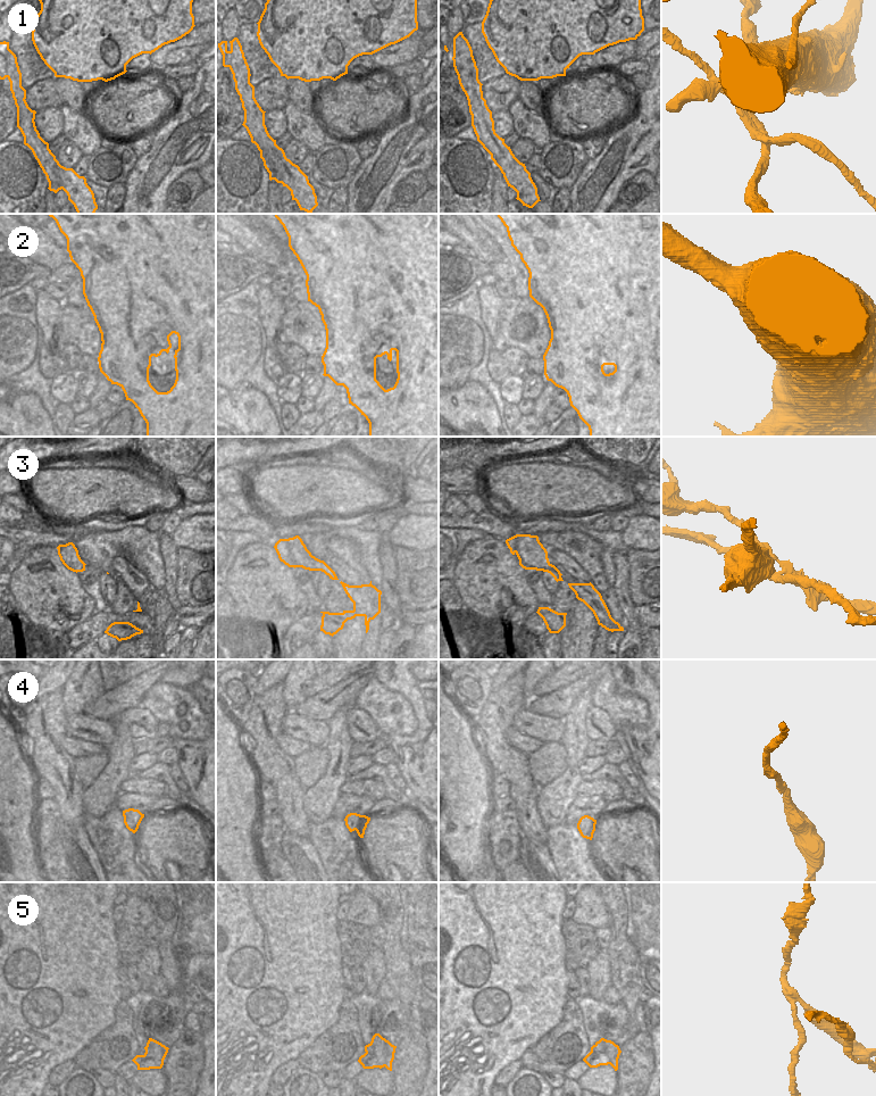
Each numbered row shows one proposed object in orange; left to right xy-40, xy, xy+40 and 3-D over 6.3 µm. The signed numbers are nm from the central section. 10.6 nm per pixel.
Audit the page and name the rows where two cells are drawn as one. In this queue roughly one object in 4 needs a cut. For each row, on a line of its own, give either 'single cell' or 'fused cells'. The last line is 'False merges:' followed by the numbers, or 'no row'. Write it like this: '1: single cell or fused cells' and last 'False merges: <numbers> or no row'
1: fused cells
2: single cell
3: fused cells
4: single cell
5: fused cells
False merges: 1, 3, 5

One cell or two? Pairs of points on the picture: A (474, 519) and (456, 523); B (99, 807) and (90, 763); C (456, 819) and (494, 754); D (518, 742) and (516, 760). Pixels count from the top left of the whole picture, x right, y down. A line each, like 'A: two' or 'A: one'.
A: one
B: two
C: two
D: two

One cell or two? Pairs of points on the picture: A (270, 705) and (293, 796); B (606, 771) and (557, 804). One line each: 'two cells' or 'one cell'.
A: one cell
B: two cells

